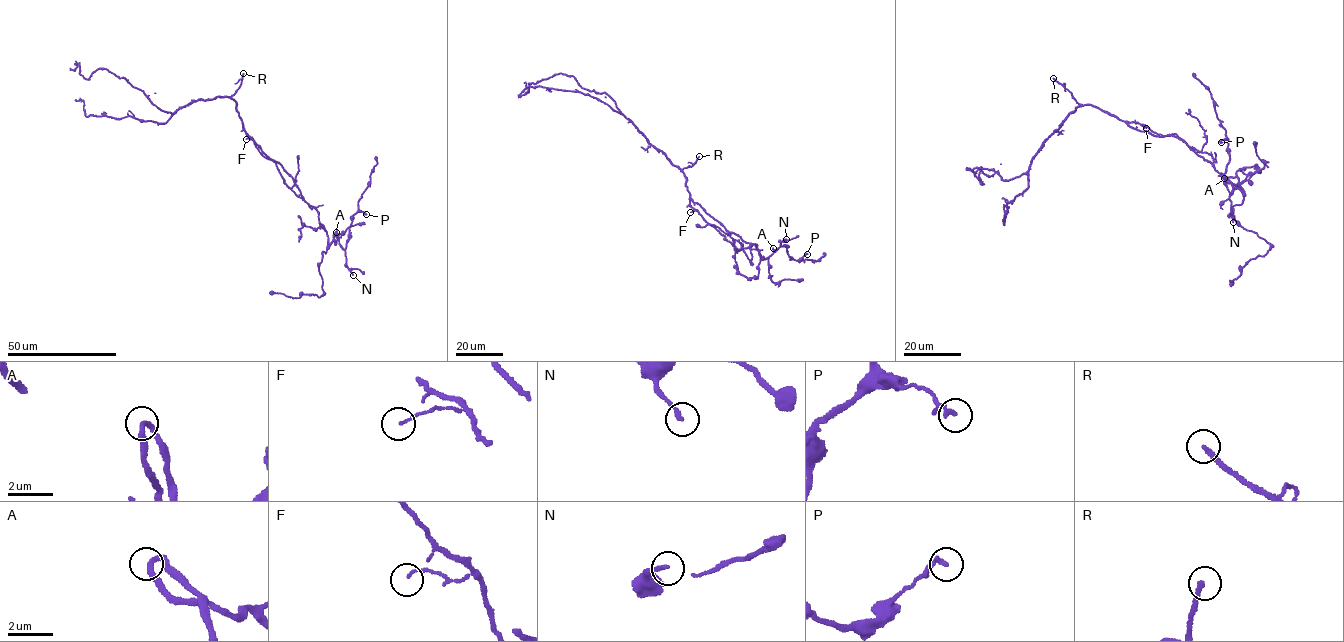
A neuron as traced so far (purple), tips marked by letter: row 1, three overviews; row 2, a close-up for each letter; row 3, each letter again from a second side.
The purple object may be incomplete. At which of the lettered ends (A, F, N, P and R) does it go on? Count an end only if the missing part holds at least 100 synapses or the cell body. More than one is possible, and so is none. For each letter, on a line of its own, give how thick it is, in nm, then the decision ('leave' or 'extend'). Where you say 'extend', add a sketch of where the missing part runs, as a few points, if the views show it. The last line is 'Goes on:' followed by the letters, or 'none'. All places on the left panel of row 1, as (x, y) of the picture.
A: 220 nm | leave
F: 100 nm | leave
N: 160 nm | leave
P: 160 nm | leave
R: 220 nm | extend
Goes on: R

